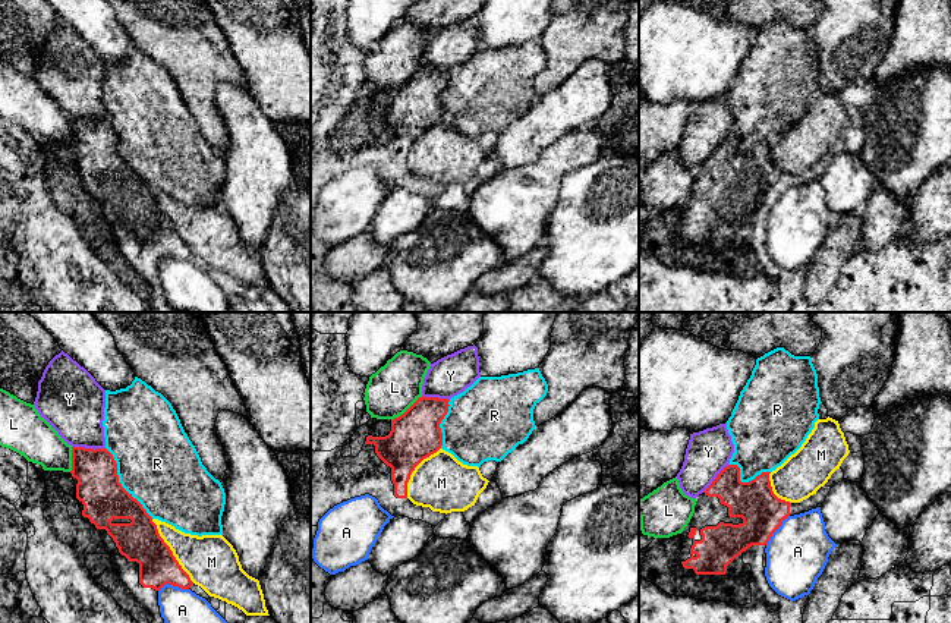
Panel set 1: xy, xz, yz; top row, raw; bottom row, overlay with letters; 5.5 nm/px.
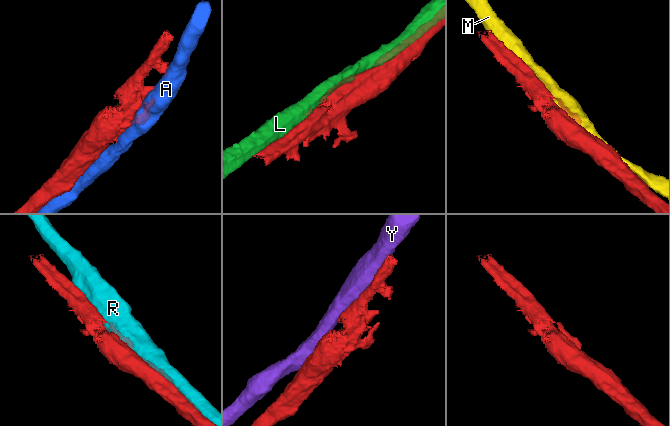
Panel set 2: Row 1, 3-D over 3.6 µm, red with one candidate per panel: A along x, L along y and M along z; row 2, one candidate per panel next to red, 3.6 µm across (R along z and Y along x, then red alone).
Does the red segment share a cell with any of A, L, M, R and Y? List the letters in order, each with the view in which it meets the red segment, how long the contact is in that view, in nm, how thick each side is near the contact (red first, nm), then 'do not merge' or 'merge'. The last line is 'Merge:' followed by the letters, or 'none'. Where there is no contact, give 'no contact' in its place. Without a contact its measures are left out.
A: meets red in yz; contact 220 nm long; 240 nm thick on the red side, 340 nm on the other; do not merge
L: meets red in xz; contact 220 nm long; 280 nm thick on the red side, 280 nm on the other; do not merge
M: meets red in xy; contact 420 nm long; 220 nm thick on the red side, 280 nm on the other; do not merge
R: meets red in xy; contact 460 nm long; 240 nm thick on the red side, 440 nm on the other; do not merge
Y: meets red in xy; contact 180 nm long; 240 nm thick on the red side, 320 nm on the other; do not merge
Merge: none

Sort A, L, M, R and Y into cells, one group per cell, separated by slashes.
A / L / M / R / Y

